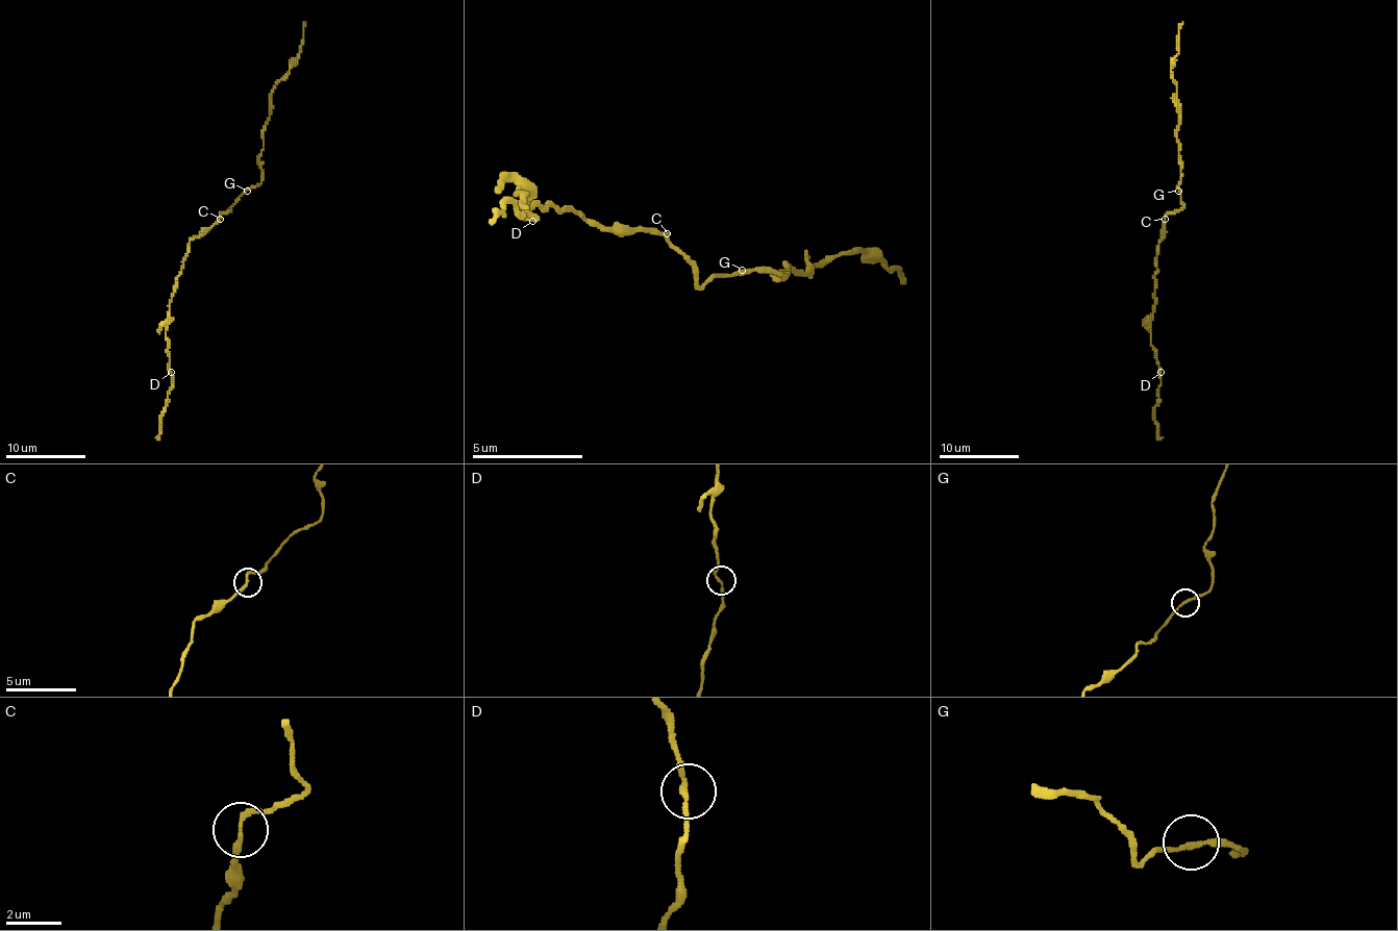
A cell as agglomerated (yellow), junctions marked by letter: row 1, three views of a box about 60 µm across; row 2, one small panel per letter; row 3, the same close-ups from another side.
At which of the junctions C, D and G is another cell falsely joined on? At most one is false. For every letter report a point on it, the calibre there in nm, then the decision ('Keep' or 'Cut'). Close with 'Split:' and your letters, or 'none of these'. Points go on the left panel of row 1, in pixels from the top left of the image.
C: Place: (220, 219). Thickness 170 nm. Keep
D: Place: (171, 372). Thickness 180 nm. Keep
G: Place: (247, 191). Thickness 170 nm. Keep
Split: none of these

